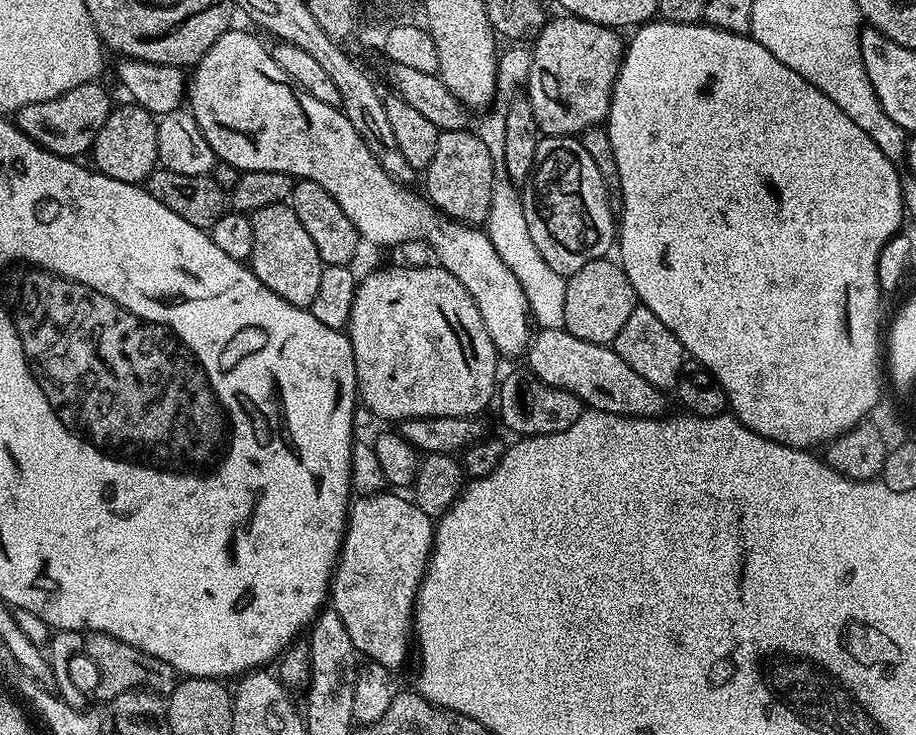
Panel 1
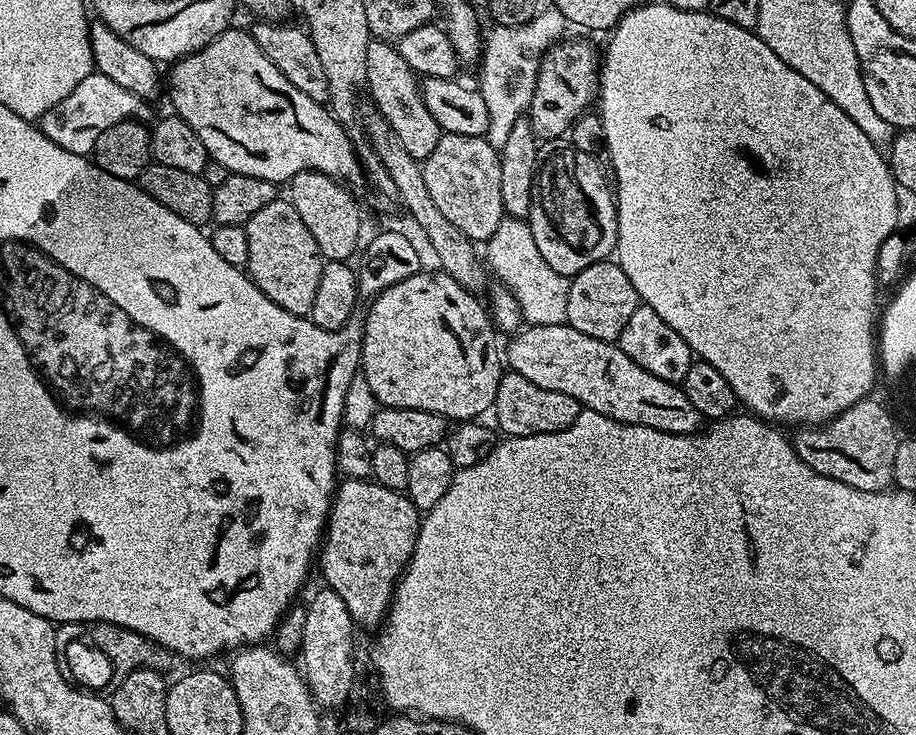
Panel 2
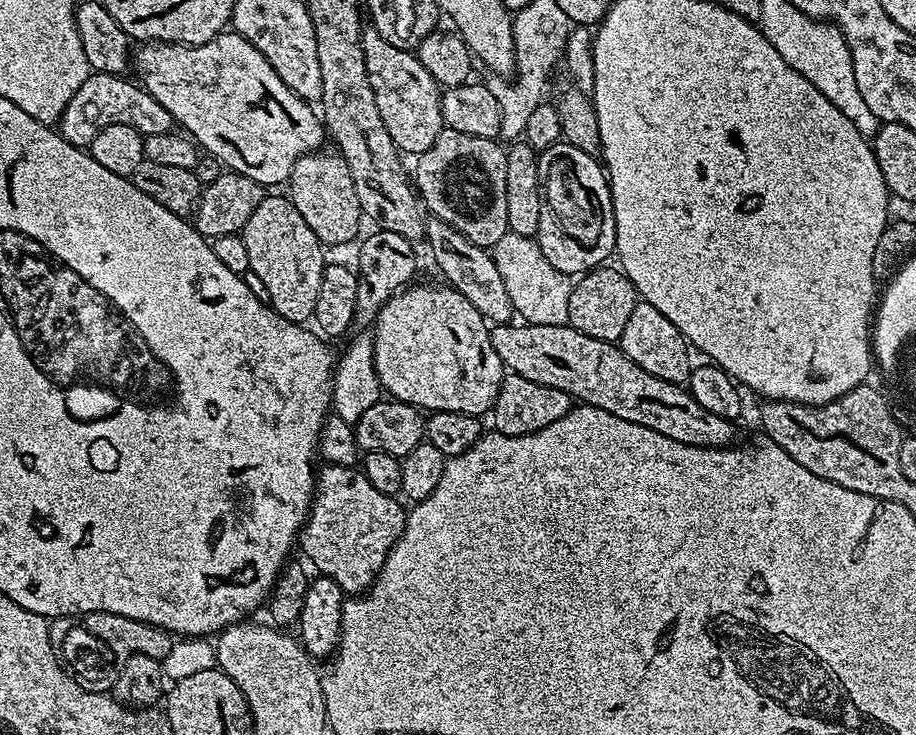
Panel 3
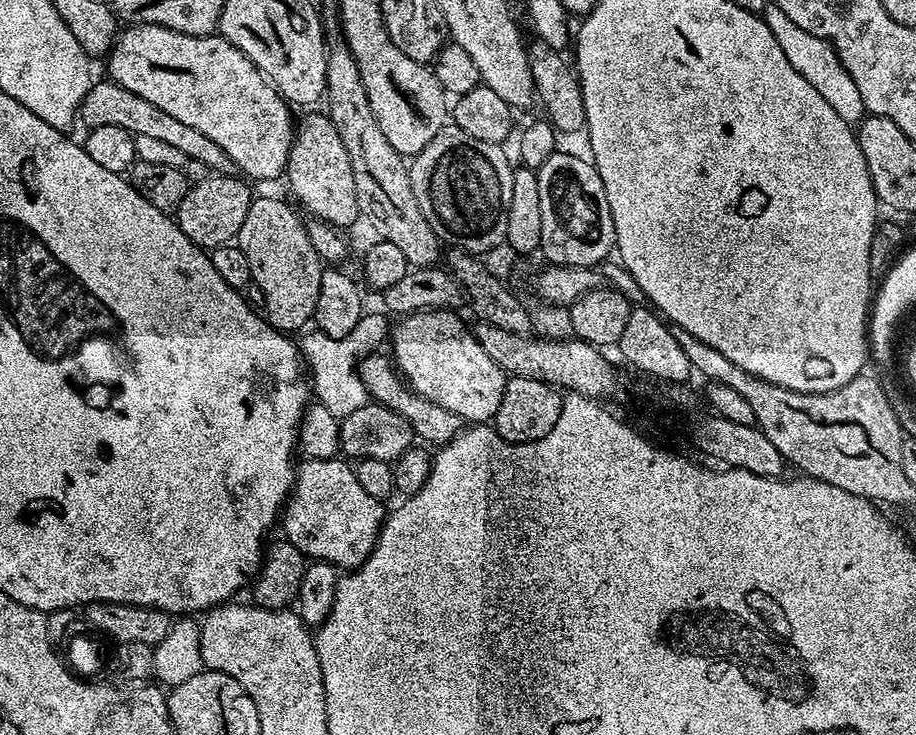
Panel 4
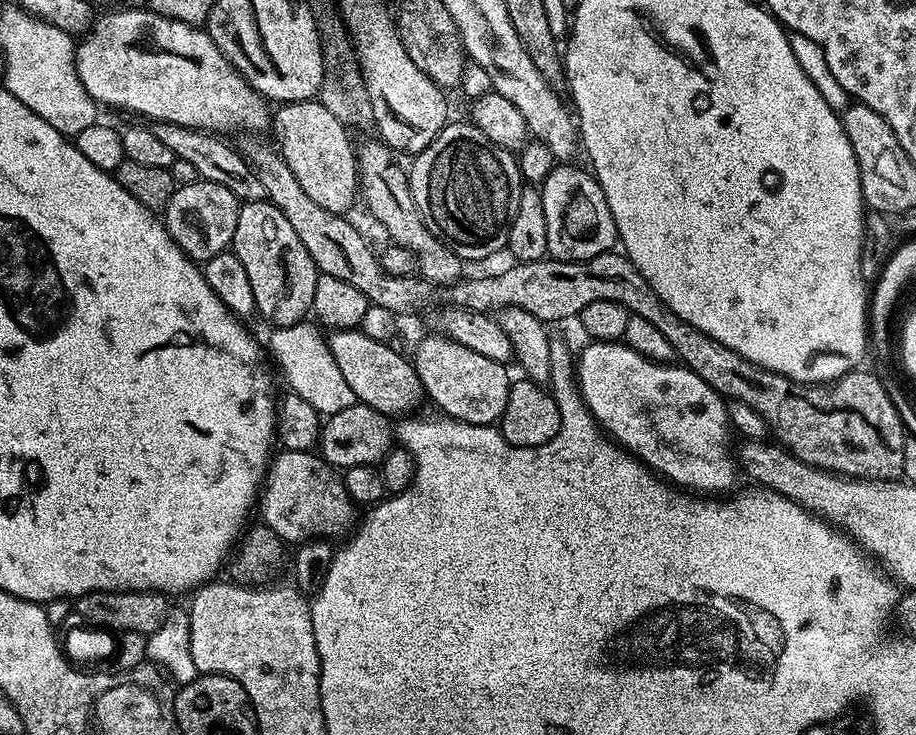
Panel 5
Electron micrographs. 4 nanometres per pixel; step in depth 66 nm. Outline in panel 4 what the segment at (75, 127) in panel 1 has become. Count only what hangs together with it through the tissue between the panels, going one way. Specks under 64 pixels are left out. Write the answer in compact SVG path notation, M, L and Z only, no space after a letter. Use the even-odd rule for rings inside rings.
M97 79L93 83L78 109L79 119L81 121L84 119L85 129L98 126L122 126L122 130L131 132L135 137L158 138L161 142L177 147L178 150L182 150L185 158L197 159L205 163L212 174L237 175L235 162L226 154L226 150L222 150L222 146L218 146L218 142L213 142L211 138L206 138L206 134L194 130L194 126L186 126L180 119L166 114L166 110L158 110L158 106L146 102L146 98L138 98L138 94L130 94L130 90L118 86L112 79L103 79Z

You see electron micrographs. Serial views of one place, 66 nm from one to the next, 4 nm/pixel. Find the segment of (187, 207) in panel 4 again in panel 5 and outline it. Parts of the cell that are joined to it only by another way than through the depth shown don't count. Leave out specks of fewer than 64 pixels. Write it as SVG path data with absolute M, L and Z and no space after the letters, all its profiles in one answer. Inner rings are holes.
M196 179L192 184L181 184L177 187L170 202L162 209L162 223L172 236L172 240L185 252L191 260L203 262L214 258L214 254L225 251L234 238L234 226L238 226L241 200L226 186L218 186L218 182Z

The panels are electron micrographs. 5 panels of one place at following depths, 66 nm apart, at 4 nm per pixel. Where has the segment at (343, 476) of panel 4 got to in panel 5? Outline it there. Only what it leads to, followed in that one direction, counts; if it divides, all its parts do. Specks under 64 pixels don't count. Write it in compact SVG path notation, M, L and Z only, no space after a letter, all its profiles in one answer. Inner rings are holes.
M280 450L277 456L275 453L271 457L266 485L258 504L261 509L264 507L263 523L292 546L314 540L324 542L332 538L328 536L347 537L354 528L354 505L348 496L343 475L315 451Z

